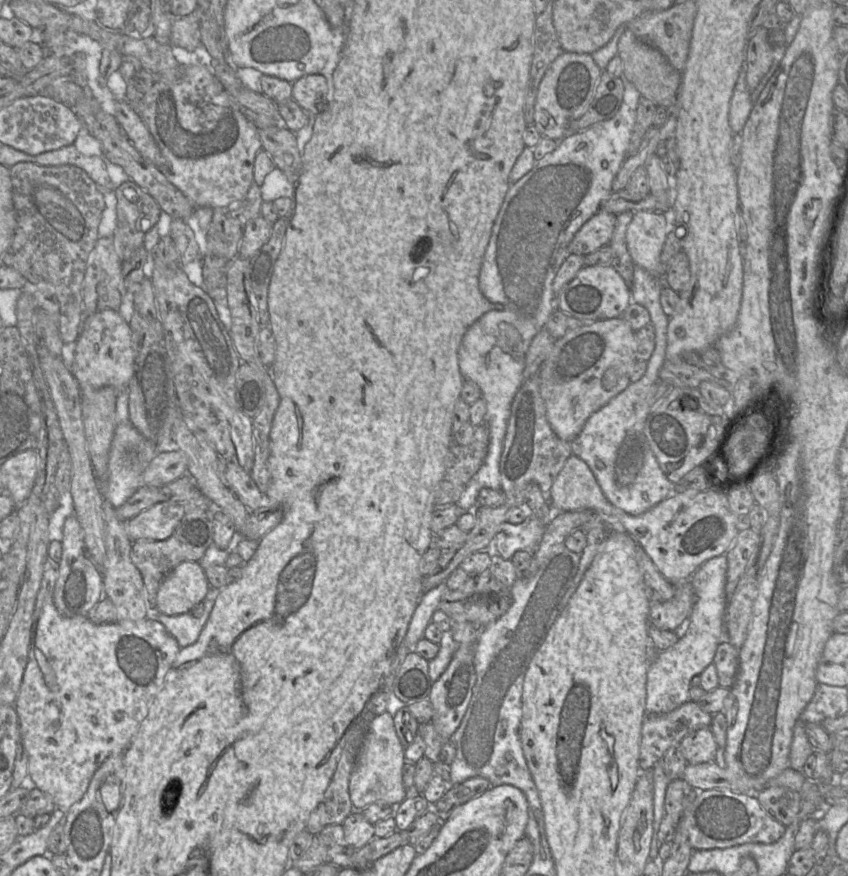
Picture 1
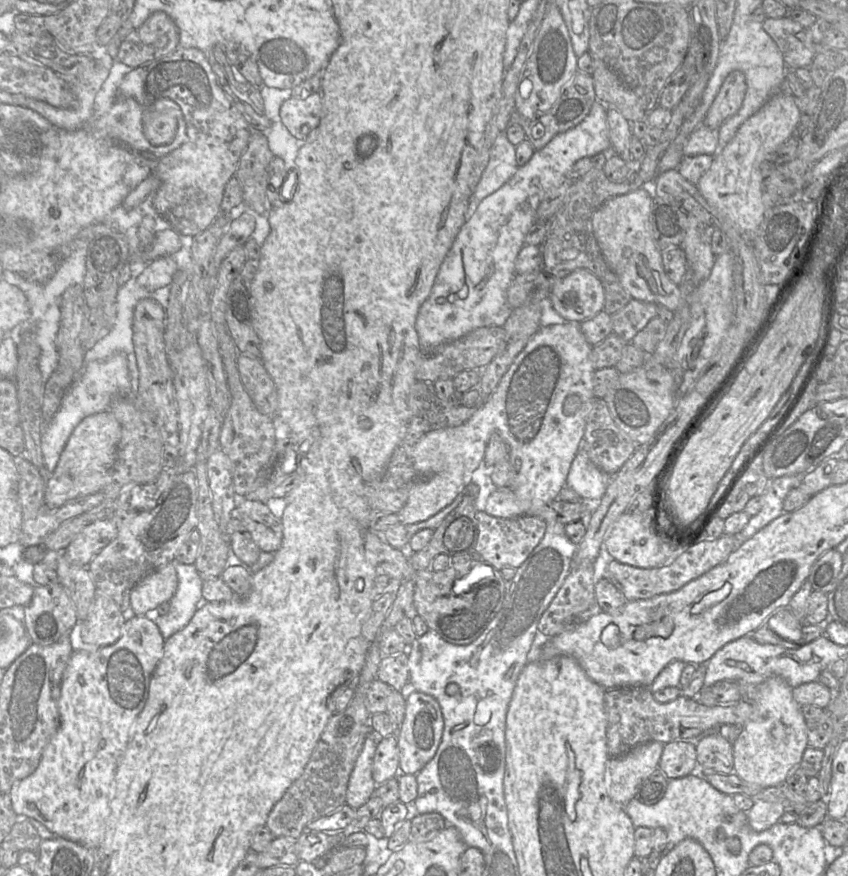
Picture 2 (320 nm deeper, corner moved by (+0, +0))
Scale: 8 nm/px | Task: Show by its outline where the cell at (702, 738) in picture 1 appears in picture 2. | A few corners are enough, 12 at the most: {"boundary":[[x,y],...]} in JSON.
{"boundary":[[694,741],[664,745],[659,768],[668,779],[697,773]]}

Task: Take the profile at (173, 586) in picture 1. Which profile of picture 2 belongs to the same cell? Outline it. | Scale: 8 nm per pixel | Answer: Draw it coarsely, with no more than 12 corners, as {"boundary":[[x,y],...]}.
{"boundary":[[173,563],[131,591],[137,616],[169,602],[178,586]]}

